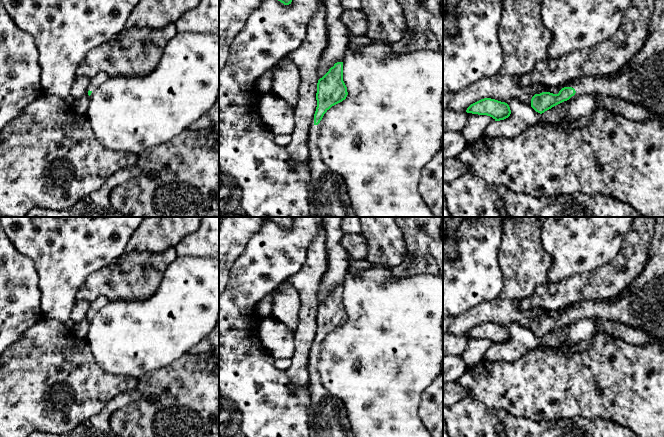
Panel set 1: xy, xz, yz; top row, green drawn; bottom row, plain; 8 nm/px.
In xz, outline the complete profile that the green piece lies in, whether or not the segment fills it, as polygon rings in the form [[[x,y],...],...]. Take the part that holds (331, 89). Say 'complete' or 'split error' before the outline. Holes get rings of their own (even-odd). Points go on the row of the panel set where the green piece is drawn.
split error; [[[337,62],[322,78],[318,80],[317,83],[317,107],[314,114],[314,126],[308,140],[310,153],[308,166],[311,171],[311,179],[308,185],[310,217],[356,217],[356,214],[352,209],[351,199],[347,193],[346,183],[338,173],[329,169],[324,164],[317,145],[317,138],[319,134],[319,128],[317,125],[322,120],[324,114],[332,106],[345,100],[347,95],[347,87],[343,81],[343,62]]]

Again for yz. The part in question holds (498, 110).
complete; [[[484,98],[471,104],[466,112],[487,115],[492,117],[495,121],[504,120],[511,114],[510,107],[507,103],[491,98]]]

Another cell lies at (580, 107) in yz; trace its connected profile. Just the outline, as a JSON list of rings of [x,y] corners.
[[[576,92],[574,96],[567,100],[565,113],[560,116],[557,122],[554,122],[554,126],[569,132],[575,128],[585,127],[590,124],[591,116],[599,109],[606,110],[615,117],[622,117],[601,105],[597,100],[598,95],[595,92],[581,94]]]

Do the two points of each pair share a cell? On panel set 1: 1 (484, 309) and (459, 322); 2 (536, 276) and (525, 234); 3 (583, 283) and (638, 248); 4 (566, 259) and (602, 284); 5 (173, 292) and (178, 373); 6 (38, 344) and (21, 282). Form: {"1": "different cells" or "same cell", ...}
{"1": "same cell", "2": "same cell", "3": "same cell", "4": "different cells", "5": "different cells", "6": "different cells"}

